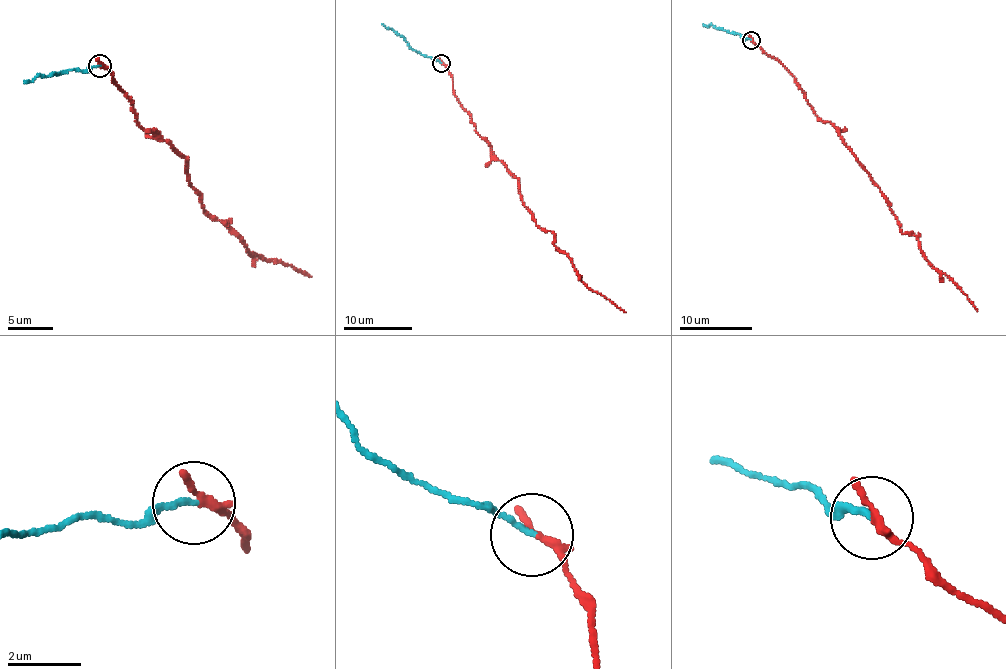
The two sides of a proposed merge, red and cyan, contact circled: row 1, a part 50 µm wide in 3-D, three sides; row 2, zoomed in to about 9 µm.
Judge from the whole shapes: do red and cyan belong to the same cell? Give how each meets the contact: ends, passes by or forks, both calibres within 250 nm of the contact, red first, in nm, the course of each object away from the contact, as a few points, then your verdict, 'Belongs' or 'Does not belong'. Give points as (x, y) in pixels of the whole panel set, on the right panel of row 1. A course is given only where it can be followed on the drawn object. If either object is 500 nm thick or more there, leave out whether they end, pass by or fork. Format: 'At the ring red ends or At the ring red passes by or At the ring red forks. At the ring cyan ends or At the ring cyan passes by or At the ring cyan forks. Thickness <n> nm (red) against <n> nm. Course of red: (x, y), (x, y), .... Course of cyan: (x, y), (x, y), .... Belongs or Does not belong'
At the ring red ends. At the ring cyan ends. Thickness 280 nm (red) against 150 nm. Course of red: (751, 40), (794, 78), (811, 109), (828, 121), (857, 160), (903, 233), (912, 233), (922, 254), (977, 311). Course of cyan: (751, 40), (703, 24). Does not belong

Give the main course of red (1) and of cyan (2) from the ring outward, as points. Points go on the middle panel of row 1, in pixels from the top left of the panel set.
1: (441, 63), (476, 130), (517, 180), (534, 221), (554, 235), (554, 243), (588, 288), (625, 312)
2: (441, 63), (417, 53), (402, 37), (382, 24)

